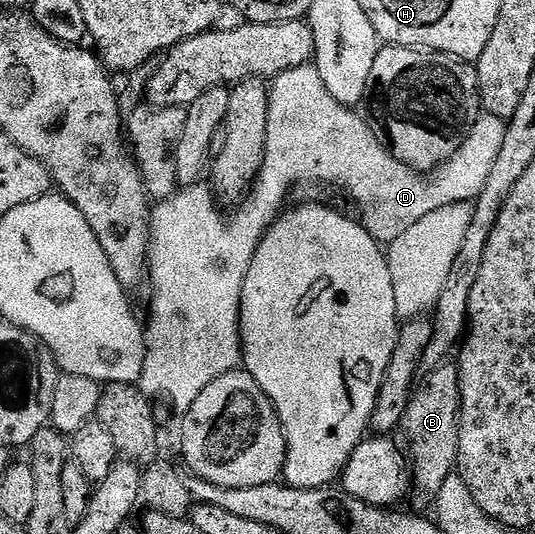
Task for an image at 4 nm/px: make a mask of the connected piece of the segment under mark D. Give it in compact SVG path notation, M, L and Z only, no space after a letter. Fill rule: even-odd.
M312 64L300 65L299 67L280 73L279 76L272 78L271 88L269 90L269 114L267 115L267 143L265 144L265 158L261 163L261 170L253 183L253 188L249 190L244 201L236 206L235 211L229 217L229 222L225 222L221 218L222 210L219 208L219 202L210 186L205 183L196 185L188 185L178 188L177 192L165 201L156 202L152 206L151 216L149 218L149 267L147 270L147 285L153 288L153 298L149 301L149 325L145 329L145 358L143 359L143 371L141 372L141 380L139 388L146 397L150 399L158 399L162 397L165 401L170 401L178 411L184 411L191 407L191 403L195 403L195 399L199 399L199 395L203 395L203 390L210 384L215 383L215 379L219 379L219 375L227 375L235 368L242 364L243 354L241 352L241 296L243 295L243 283L247 279L247 271L251 267L251 259L255 255L255 251L259 247L259 243L263 239L263 235L273 222L277 220L279 214L286 208L285 196L292 191L293 185L305 185L308 181L318 181L321 185L334 185L337 189L349 193L349 197L355 204L361 208L363 224L369 233L378 243L394 241L399 235L405 234L415 223L419 223L419 219L431 215L431 211L435 211L438 207L448 207L451 203L463 203L464 201L476 201L479 191L483 191L483 187L487 184L487 178L491 176L491 167L495 163L495 158L499 156L499 147L503 147L503 135L505 134L506 122L500 117L482 112L478 117L475 127L471 131L471 135L467 135L467 139L463 143L463 147L459 151L455 151L455 155L451 159L447 159L447 163L443 163L438 169L434 169L432 174L426 176L424 173L417 173L411 167L407 167L403 163L399 163L399 159L395 159L388 148L383 144L380 136L375 132L374 126L370 124L364 116L363 118L357 114L350 106L340 105L333 98L331 91L327 91L327 87L323 83L323 79L319 75L319 71Z

